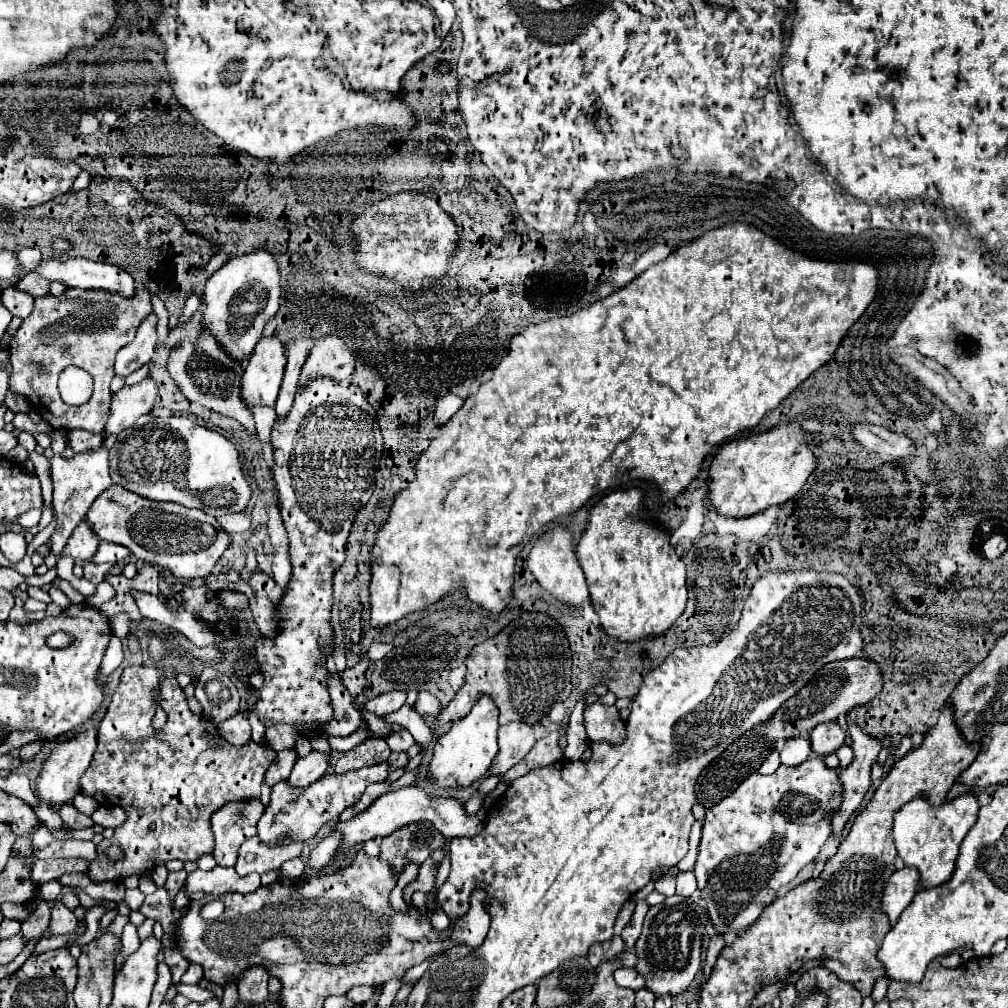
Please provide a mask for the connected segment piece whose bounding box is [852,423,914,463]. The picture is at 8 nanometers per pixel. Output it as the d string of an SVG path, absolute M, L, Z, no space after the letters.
M856 423L856 425L852 425L852 437L868 451L872 451L892 463L914 453L914 445L906 435L892 433L878 425Z

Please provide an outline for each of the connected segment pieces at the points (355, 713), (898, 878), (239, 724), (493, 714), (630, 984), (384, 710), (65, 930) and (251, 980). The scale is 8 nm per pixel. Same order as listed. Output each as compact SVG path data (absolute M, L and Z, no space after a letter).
M332 677L328 679L328 689L330 689L330 697L332 697L334 719L328 723L328 727L324 727L326 735L346 737L346 735L352 735L354 731L358 731L360 727L366 727L366 721L364 721L362 713L354 707L354 701L352 701L348 689Z
M904 867L900 871L894 871L888 879L882 893L880 909L884 911L884 915L888 915L892 925L898 921L902 911L912 903L918 891L918 877L920 875L914 867Z
M242 711L236 713L232 719L218 723L218 731L230 745L236 745L236 747L246 745L250 741L250 723Z
M484 695L482 699L476 701L472 711L464 719L456 721L450 727L450 731L438 737L426 779L438 789L458 789L458 787L466 789L474 781L482 779L498 753L496 731L498 731L498 707L488 695Z
M620 967L614 971L614 979L620 987L628 987L628 989L642 989L644 987L644 977L636 973L636 969L632 967Z
M390 691L390 693L384 693L384 695L378 695L378 697L370 699L364 705L364 709L374 713L376 717L384 719L386 715L398 711L404 705L404 701L406 701L406 693L404 691Z
M56 903L52 907L52 917L50 917L50 935L68 935L68 933L76 933L78 927L78 919L74 917L74 913L70 909L64 907L64 903Z
M248 967L248 971L244 971L244 975L238 979L240 999L250 1007L264 1003L268 997L268 979L270 973L266 967Z

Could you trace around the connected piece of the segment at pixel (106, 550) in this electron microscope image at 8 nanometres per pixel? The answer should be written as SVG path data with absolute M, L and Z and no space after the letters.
M100 541L100 547L96 549L96 557L92 557L92 563L106 563L106 561L114 561L114 563L122 563L126 557L130 555L130 551L126 547L120 547L116 543L104 543Z

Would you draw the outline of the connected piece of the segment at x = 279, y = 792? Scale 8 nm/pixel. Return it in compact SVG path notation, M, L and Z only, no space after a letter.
M378 763L342 775L326 773L316 783L304 789L296 789L290 787L286 781L280 781L278 785L272 787L272 801L258 821L258 837L266 845L280 845L280 839L286 835L290 837L290 841L308 841L318 833L318 829L324 823L336 821L346 807L358 803L358 799L362 797L364 789L370 783L384 781L386 777L388 777L388 763Z

